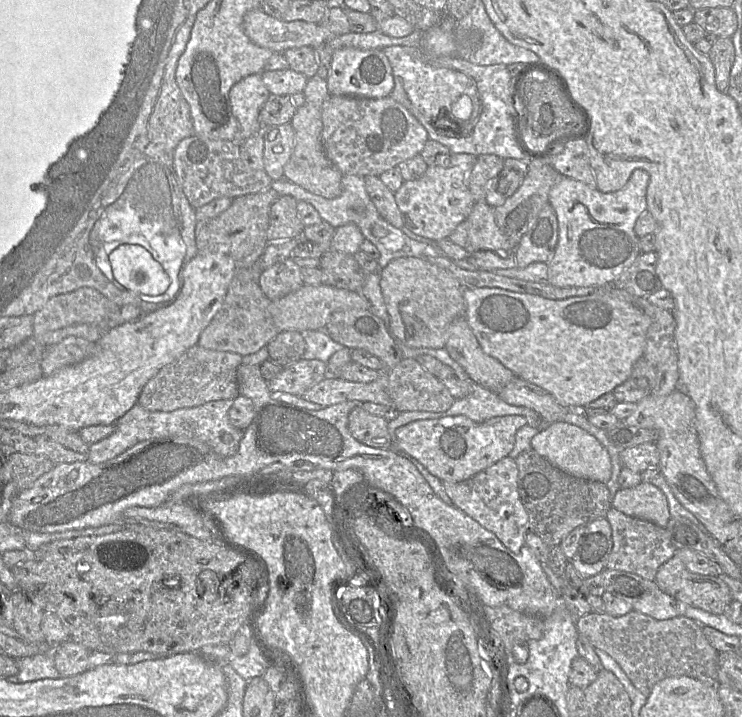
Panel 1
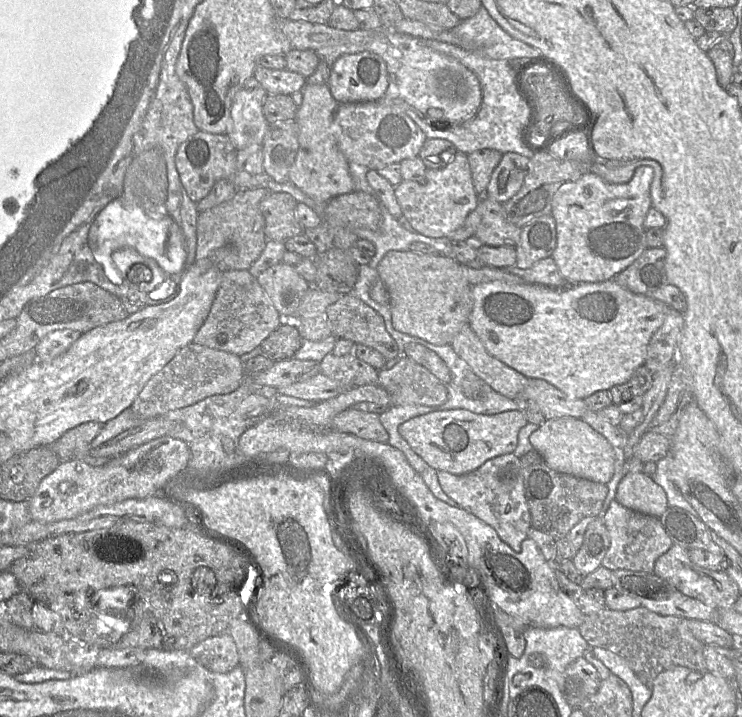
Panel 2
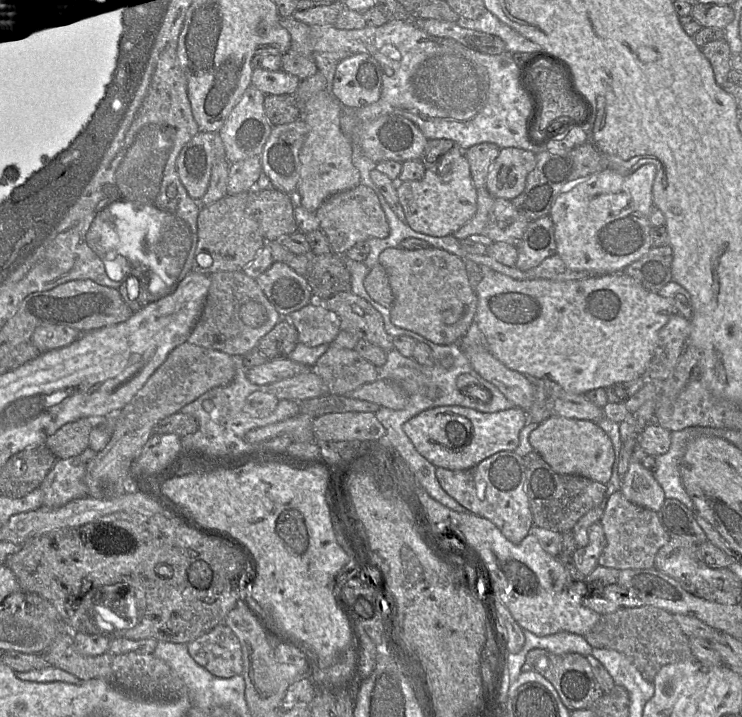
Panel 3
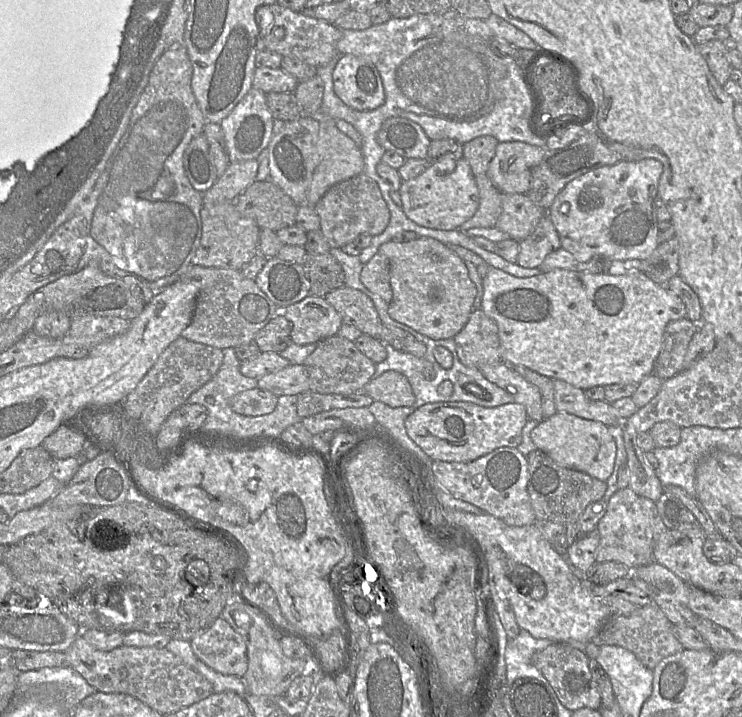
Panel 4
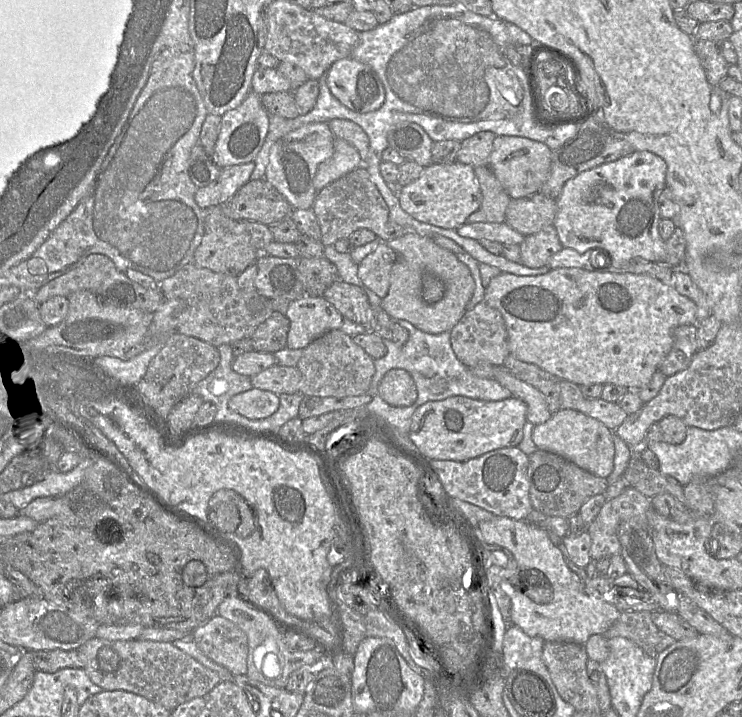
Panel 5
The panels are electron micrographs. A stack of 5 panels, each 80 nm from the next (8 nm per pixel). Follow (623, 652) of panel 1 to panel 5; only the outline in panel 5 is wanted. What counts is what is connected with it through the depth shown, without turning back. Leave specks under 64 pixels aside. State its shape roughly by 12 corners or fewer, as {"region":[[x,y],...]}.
{"region":[[649,611],[621,613],[603,636],[657,658],[676,640]]}

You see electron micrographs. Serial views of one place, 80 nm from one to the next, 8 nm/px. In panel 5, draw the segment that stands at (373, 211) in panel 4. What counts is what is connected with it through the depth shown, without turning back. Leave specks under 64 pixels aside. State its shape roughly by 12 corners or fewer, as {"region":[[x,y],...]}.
{"region":[[361,165],[321,189],[312,210],[324,246],[371,230],[409,233]]}

